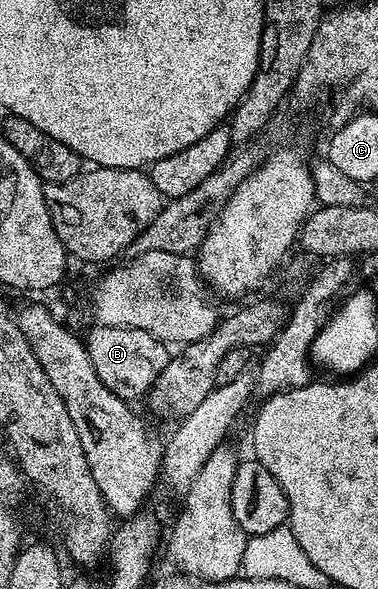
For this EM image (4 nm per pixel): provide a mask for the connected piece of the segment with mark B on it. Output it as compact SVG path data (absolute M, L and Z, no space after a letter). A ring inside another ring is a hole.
M95 324L94 330L84 337L86 351L96 367L96 375L100 375L100 383L108 387L118 398L127 403L134 403L137 397L151 392L156 379L164 371L170 361L171 350L163 342L158 341L148 331L139 329L121 329Z

